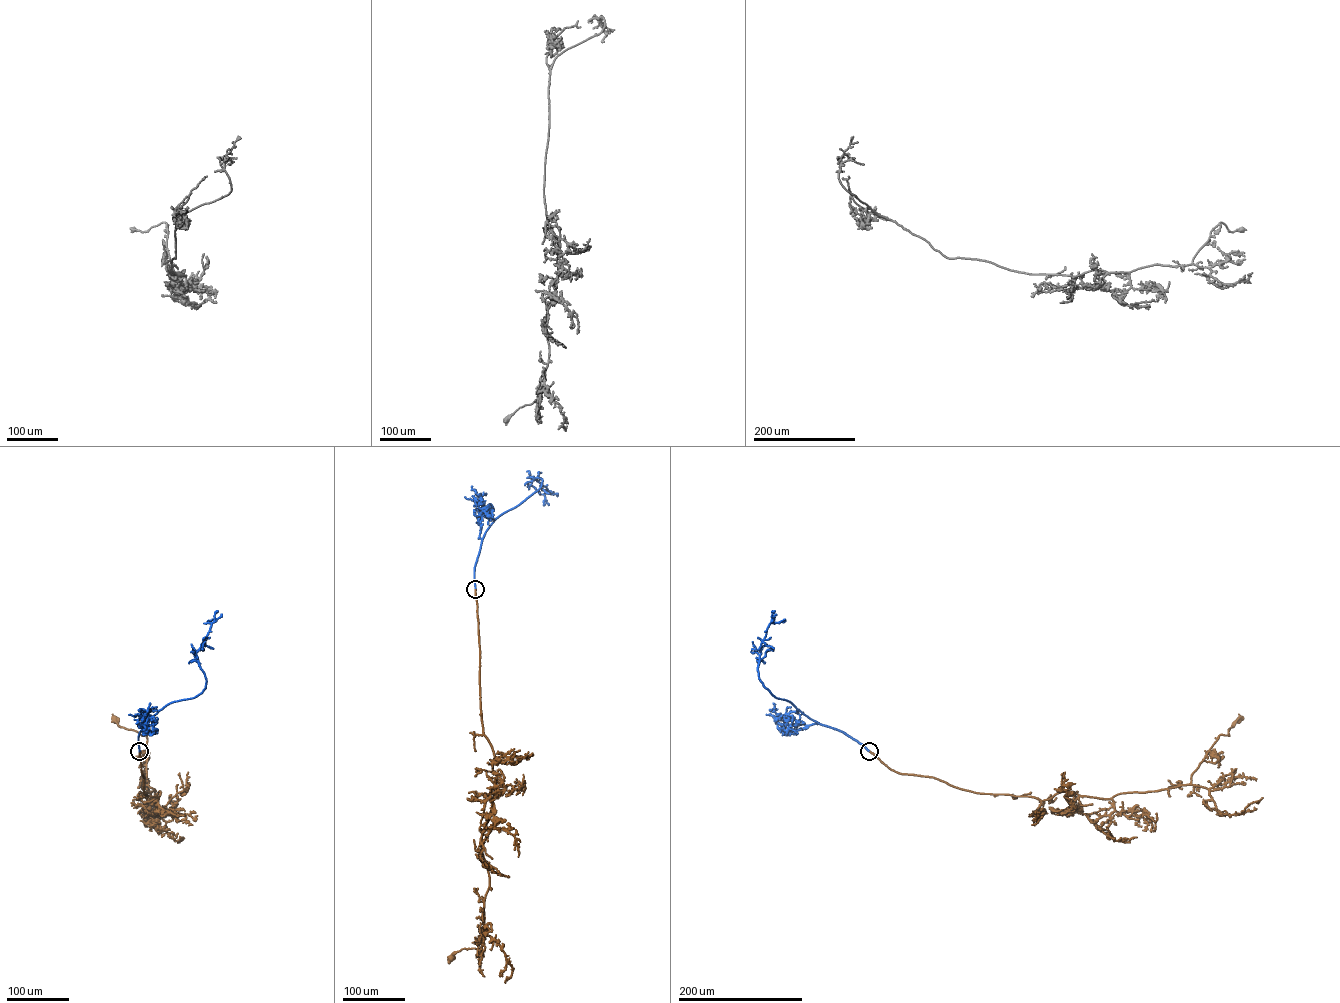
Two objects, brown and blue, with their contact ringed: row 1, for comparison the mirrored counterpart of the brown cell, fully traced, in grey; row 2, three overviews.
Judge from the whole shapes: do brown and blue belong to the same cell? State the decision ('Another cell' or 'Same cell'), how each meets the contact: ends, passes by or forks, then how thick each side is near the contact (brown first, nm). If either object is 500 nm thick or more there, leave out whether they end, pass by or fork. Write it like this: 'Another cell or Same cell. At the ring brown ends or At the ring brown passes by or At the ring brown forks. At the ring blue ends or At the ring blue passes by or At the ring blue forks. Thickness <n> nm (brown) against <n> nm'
Same cell. Thickness 600 nm (brown) against 650 nm

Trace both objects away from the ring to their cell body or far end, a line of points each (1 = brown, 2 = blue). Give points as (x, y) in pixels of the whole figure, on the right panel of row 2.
1: (869, 751), (898, 772), (976, 792), (1109, 799), (1188, 785), (1239, 720)
2: (869, 751), (841, 731), (810, 719), (764, 686), (758, 670), (761, 643), (770, 623), (785, 620)

